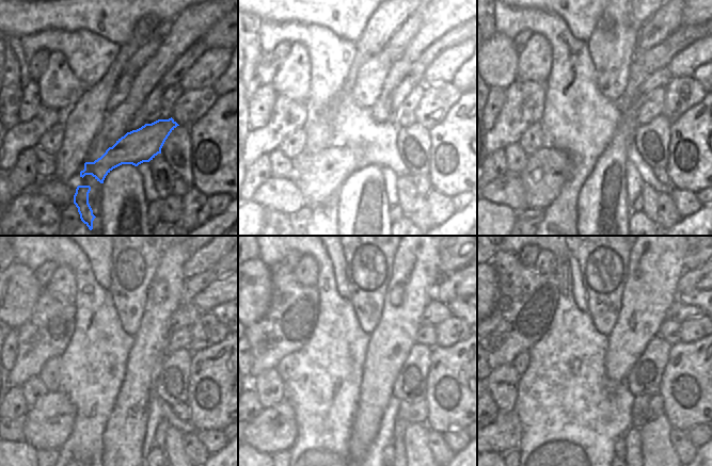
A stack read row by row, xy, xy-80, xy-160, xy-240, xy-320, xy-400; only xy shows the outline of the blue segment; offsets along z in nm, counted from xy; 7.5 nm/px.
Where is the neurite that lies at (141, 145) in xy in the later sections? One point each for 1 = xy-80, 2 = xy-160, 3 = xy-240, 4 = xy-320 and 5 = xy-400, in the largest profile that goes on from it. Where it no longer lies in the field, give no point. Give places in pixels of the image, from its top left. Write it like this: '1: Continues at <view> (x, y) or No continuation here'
1: Continues at xy-80 (317, 176)
2: Continues at xy-160 (548, 170)
3: Continues at xy-240 (48, 424)
4: Continues at xy-320 (274, 430)
5: Continues at xy-400 (504, 434).

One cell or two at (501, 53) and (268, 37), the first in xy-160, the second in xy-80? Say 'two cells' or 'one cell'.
two cells

